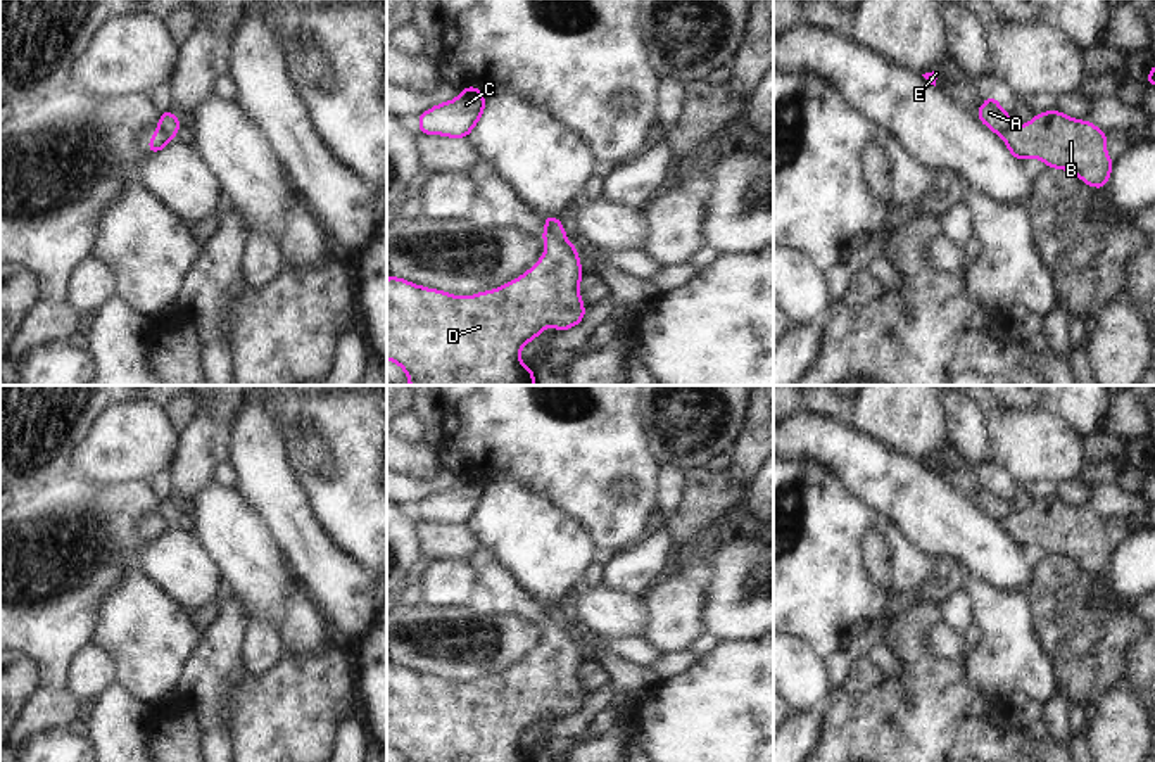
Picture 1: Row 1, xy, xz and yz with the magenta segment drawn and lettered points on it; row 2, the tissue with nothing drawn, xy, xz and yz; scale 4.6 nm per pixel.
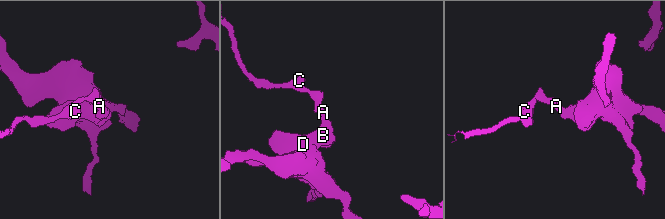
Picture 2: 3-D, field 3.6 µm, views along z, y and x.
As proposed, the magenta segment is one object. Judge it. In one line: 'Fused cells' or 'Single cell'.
Fused cells

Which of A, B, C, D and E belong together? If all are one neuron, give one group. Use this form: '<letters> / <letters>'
A C E / B D

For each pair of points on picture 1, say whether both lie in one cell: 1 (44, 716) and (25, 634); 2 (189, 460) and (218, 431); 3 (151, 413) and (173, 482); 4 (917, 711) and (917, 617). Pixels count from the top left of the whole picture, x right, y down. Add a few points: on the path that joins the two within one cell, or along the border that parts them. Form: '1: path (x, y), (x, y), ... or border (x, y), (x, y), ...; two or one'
1: path (52, 695), (52, 662), (45, 655); one
2: path (194, 453), (211, 436); one
3: border (180, 431), (175, 463), (159, 482); two
4: path (917, 688), (917, 640); one

